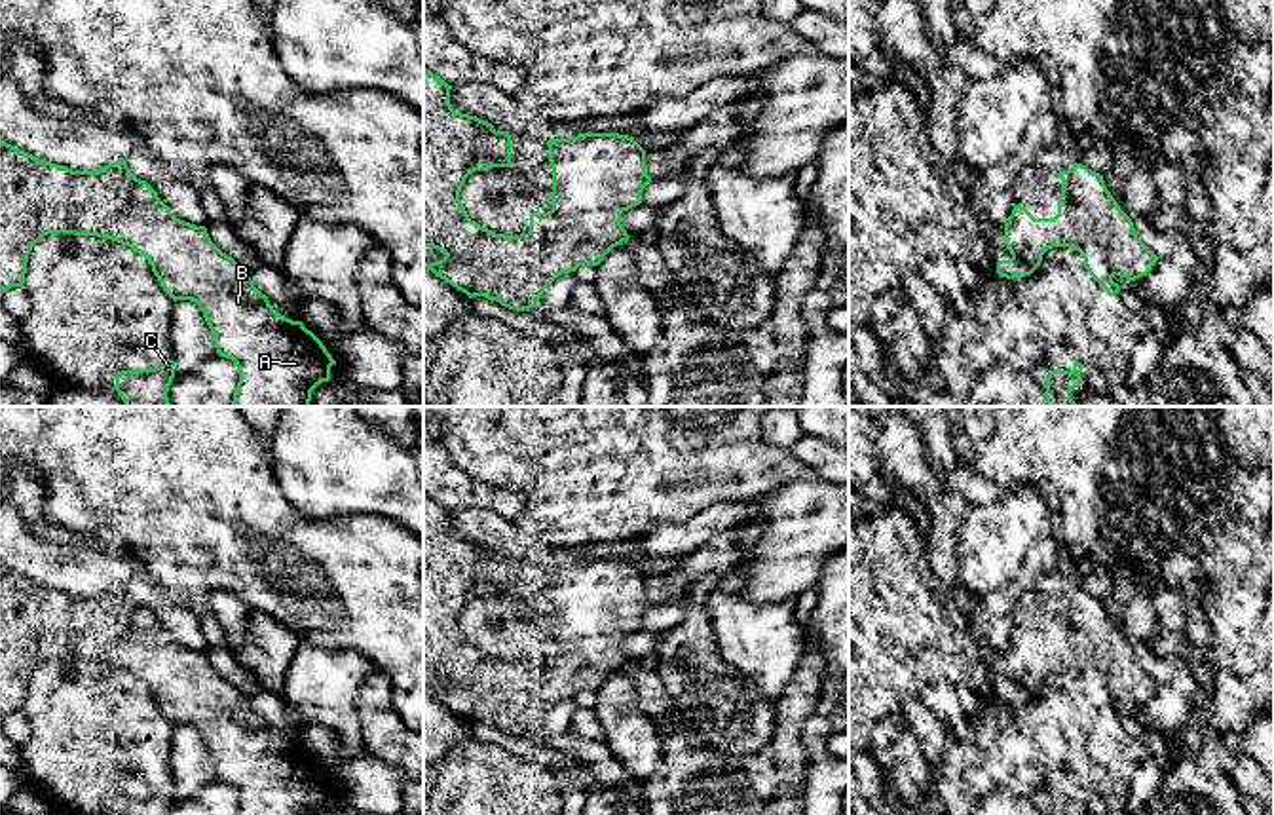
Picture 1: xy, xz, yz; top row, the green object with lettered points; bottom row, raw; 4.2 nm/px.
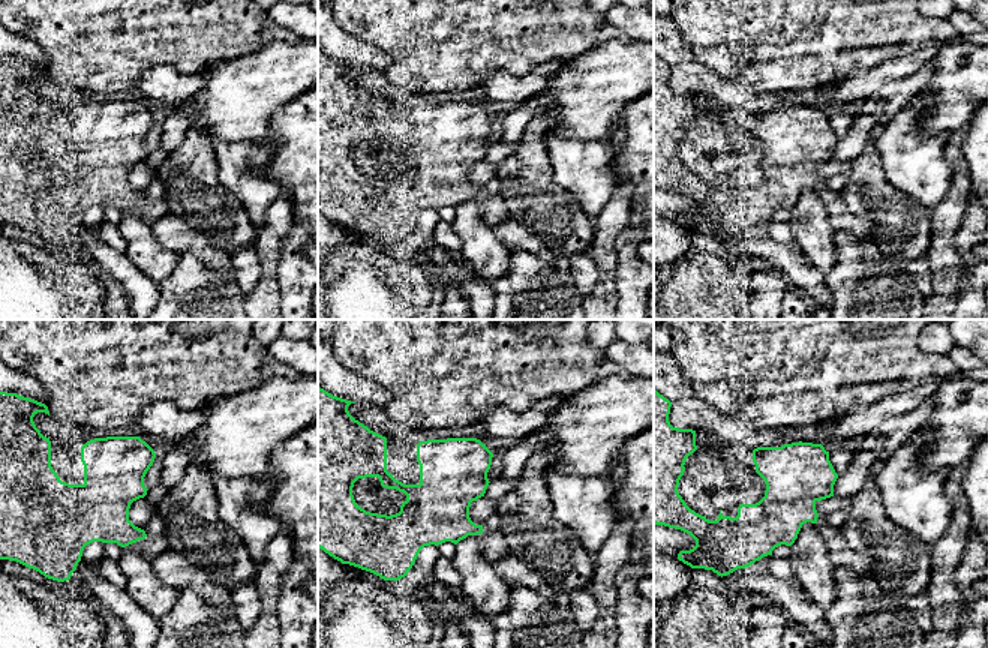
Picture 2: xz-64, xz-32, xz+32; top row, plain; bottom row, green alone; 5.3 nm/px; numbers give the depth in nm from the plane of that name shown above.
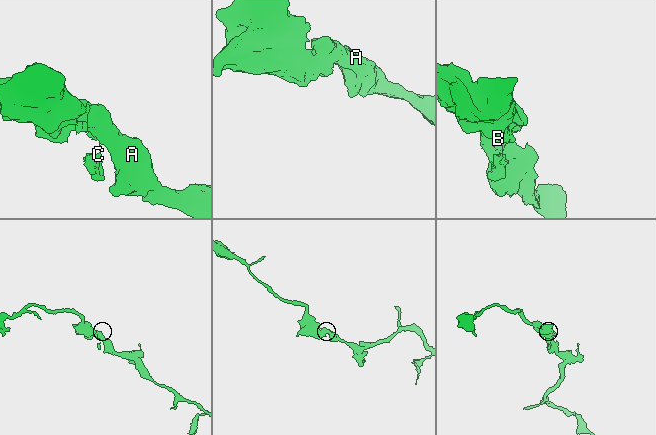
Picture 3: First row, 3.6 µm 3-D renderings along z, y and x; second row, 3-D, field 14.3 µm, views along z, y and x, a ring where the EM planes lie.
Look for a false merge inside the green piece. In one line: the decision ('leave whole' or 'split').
leave whole

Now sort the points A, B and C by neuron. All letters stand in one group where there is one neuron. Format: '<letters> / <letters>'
A B C

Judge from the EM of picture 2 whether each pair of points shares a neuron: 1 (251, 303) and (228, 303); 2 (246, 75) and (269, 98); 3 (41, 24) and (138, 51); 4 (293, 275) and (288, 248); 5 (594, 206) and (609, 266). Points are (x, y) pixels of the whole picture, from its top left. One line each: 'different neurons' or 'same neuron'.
1: different neurons
2: same neuron
3: same neuron
4: same neuron
5: different neurons

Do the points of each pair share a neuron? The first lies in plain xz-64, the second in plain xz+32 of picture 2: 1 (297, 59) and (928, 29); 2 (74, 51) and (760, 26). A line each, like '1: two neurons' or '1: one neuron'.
1: two neurons
2: one neuron

